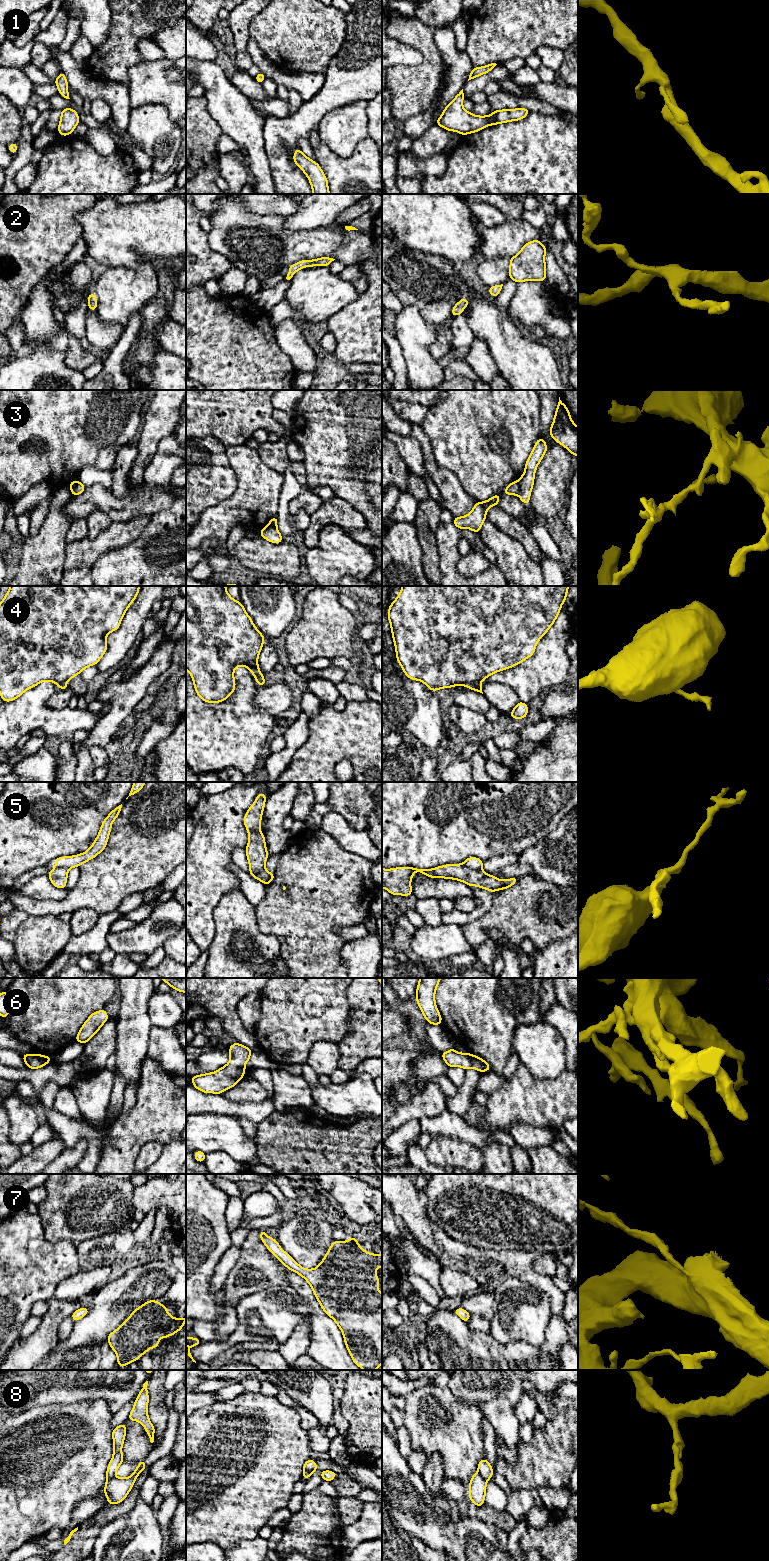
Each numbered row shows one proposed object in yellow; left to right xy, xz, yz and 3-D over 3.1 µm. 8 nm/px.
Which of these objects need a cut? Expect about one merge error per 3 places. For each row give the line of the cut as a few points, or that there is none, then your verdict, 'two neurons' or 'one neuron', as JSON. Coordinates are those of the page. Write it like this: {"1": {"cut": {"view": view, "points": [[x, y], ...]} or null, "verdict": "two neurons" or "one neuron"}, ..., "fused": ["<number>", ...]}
{"1": {"cut": null, "verdict": "one neuron"}, "2": {"cut": null, "verdict": "one neuron"}, "3": {"cut": {"view": "yz", "points": [[517, 481], [519, 486], [518, 495]]}, "verdict": "two neurons"}, "4": {"cut": {"view": "yz", "points": [[479, 683], [470, 683], [467, 686]]}, "verdict": "two neurons"}, "5": {"cut": {"view": "yz", "points": [[464, 862], [473, 869], [481, 869]]}, "verdict": "two neurons"}, "6": {"cut": null, "verdict": "one neuron"}, "7": {"cut": null, "verdict": "one neuron"}, "8": {"cut": null, "verdict": "one neuron"}, "fused": ["3", "4", "5"]}

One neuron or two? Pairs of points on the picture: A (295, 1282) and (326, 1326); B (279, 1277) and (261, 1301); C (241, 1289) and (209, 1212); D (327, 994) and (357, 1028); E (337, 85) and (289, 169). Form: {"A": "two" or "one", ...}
{"A": "one", "B": "two", "C": "two", "D": "two", "E": "one"}

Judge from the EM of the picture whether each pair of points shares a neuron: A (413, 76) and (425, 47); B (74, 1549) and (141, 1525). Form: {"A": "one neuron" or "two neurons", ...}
{"A": "one neuron", "B": "two neurons"}

